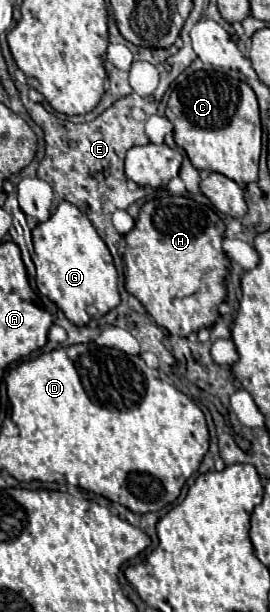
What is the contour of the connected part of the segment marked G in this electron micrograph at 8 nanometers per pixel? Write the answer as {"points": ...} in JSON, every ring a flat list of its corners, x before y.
{"points":[[61,202,47,222,37,224,33,230,33,248,39,293,55,302,75,326,85,326,121,303,113,258,89,218,71,202]]}

